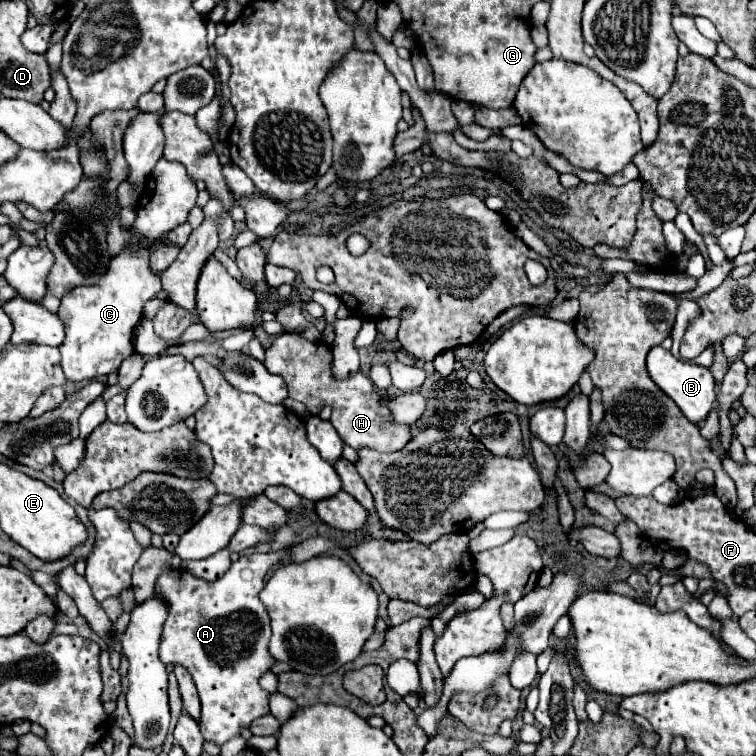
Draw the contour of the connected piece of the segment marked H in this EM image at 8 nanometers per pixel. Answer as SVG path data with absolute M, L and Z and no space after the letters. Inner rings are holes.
M282 332L274 338L272 348L266 350L264 364L270 374L278 374L284 378L288 386L288 396L302 402L312 414L318 414L322 406L330 406L330 424L338 430L340 438L354 450L372 448L390 454L398 452L410 442L410 426L392 422L390 410L386 408L386 396L374 388L374 384L362 370L348 376L346 380L336 380L332 376L332 350L328 344L310 342L304 336Z

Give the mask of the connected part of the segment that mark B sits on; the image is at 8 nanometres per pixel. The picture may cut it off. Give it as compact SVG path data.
M656 346L648 354L648 372L656 380L656 384L678 404L678 408L684 412L684 416L692 424L700 424L708 416L708 412L714 408L716 386L714 386L714 376L708 368L678 360L672 356L672 352L664 350L662 346Z

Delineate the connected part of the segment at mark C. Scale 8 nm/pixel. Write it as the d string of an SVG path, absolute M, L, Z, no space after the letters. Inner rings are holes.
M150 246L142 248L142 250L122 250L122 254L110 262L106 274L98 280L98 284L72 288L62 298L58 316L60 316L62 324L66 324L66 340L60 346L60 354L62 354L60 366L68 380L82 382L82 380L94 380L98 376L104 376L108 386L116 384L118 368L120 368L122 360L134 352L132 338L134 338L134 330L142 318L144 302L154 298L156 292L160 292L160 278L150 272L148 260L150 260Z

